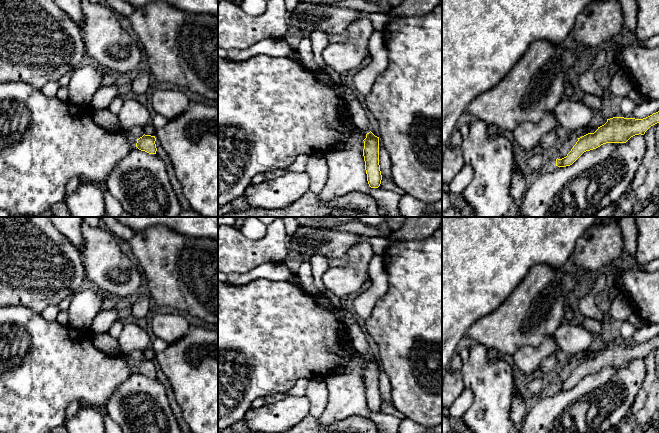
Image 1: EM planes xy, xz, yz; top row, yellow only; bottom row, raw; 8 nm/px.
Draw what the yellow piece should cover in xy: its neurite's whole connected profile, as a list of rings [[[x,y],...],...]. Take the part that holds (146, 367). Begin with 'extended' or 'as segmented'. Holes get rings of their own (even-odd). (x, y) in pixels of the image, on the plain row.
as segmented; [[[144,358],[142,361],[137,363],[136,371],[139,374],[145,375],[149,378],[156,378],[157,372],[155,365],[156,365],[155,360]]]

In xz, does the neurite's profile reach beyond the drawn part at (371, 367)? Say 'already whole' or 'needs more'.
already whole

